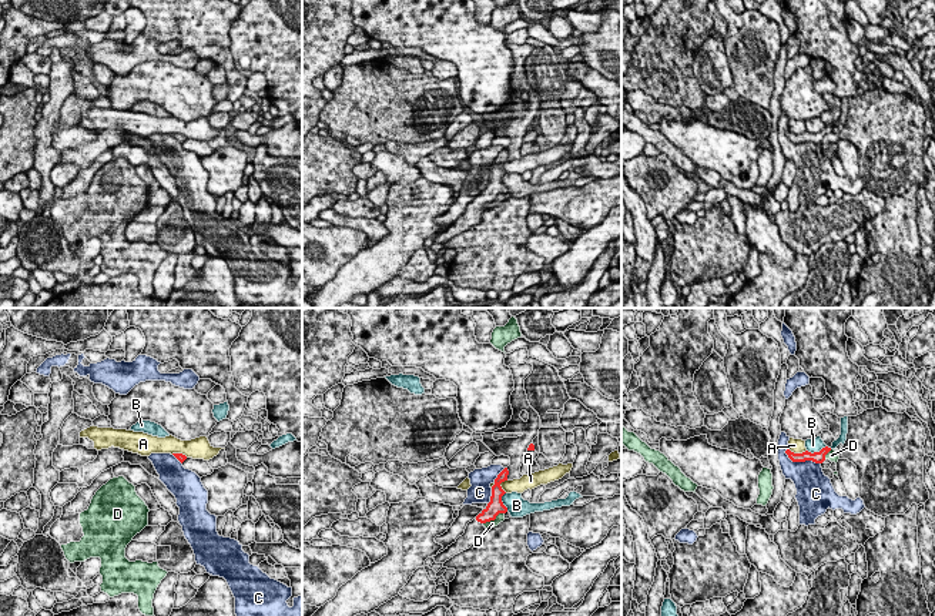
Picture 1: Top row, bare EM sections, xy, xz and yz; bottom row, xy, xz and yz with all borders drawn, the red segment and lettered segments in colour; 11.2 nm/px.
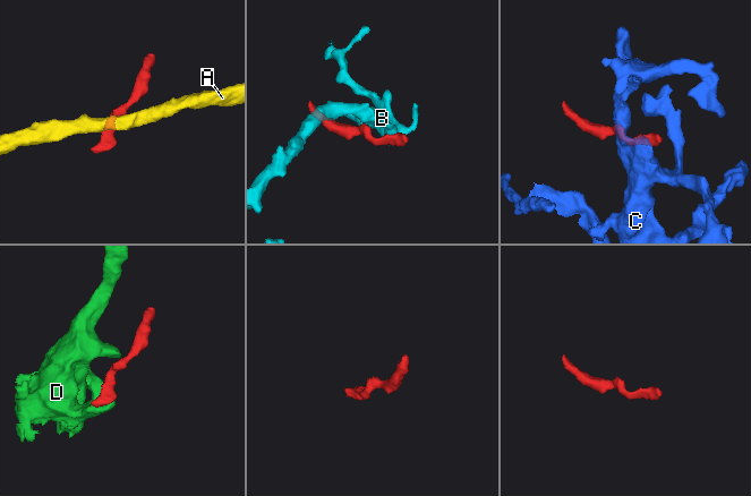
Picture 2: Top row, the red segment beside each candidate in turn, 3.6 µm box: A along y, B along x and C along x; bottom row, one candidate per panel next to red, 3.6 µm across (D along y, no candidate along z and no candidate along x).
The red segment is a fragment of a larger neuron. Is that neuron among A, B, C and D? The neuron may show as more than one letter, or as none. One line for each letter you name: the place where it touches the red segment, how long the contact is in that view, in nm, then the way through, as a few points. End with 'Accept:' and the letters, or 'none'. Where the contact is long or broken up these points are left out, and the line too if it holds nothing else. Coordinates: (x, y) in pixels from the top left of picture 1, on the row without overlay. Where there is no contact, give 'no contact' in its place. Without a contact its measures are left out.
Accept: none

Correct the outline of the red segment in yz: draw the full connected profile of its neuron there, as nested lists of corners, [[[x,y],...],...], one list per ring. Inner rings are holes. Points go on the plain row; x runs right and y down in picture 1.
[[[825,127],[822,128],[820,133],[802,133],[802,134],[794,134],[790,130],[785,131],[785,134],[788,135],[788,138],[792,143],[805,143],[805,141],[812,141],[815,144],[822,144],[825,141],[825,135],[831,131],[831,128]]]

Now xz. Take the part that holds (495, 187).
[[[505,148],[497,155],[497,158],[495,160],[495,165],[492,167],[492,177],[487,187],[472,202],[468,204],[465,214],[459,217],[455,224],[433,237],[436,244],[445,244],[455,235],[469,230],[475,224],[479,224],[482,221],[482,214],[486,211],[483,205],[486,202],[495,201],[499,194],[507,192],[507,188],[502,183],[502,177],[506,173],[500,167],[502,163],[507,161],[507,155],[507,148]]]

